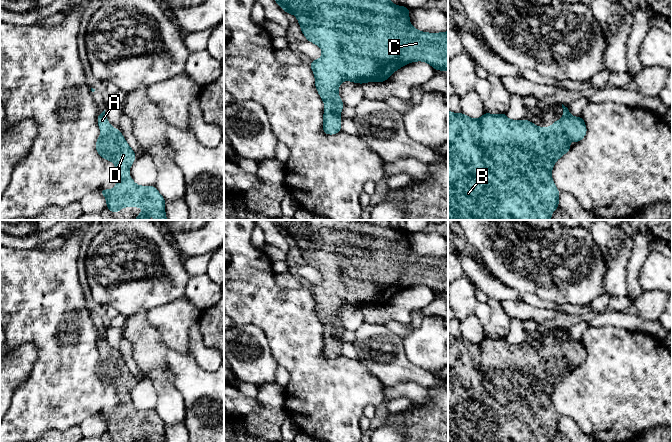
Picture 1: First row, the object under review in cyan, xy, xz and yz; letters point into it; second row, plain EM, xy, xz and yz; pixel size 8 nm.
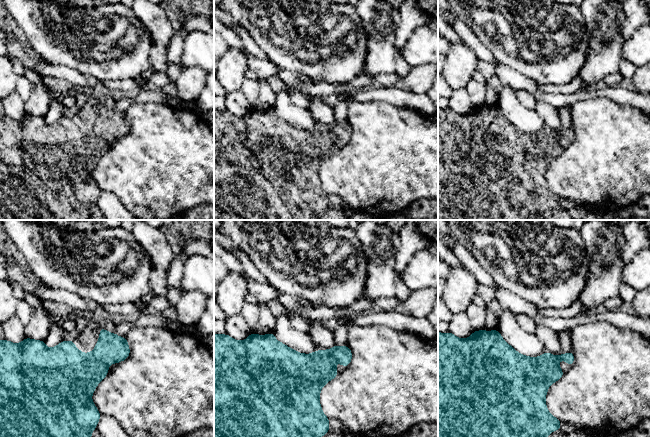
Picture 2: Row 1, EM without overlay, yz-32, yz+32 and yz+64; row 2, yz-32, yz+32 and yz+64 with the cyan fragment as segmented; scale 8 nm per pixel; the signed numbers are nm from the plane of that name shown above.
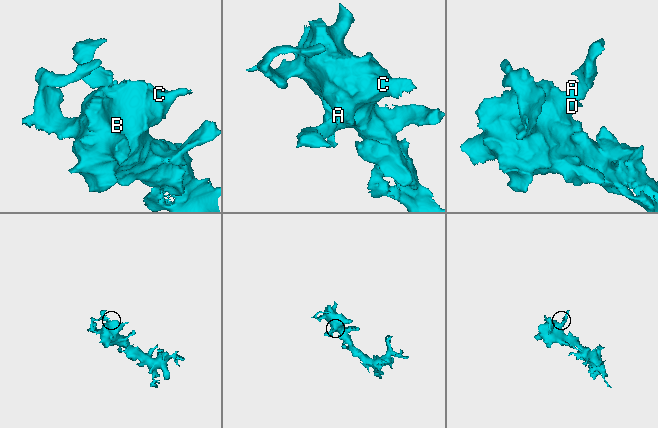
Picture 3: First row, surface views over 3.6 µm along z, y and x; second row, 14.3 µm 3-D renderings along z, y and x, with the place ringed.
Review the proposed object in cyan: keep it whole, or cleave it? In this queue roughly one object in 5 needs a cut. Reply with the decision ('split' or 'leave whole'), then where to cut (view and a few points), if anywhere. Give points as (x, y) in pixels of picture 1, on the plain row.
leave whole; no cut

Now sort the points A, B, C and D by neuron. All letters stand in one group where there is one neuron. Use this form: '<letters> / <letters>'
A B C D

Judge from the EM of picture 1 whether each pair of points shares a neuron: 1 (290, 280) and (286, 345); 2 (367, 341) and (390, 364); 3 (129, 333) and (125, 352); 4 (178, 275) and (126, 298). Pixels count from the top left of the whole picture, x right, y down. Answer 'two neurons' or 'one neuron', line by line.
1: two neurons
2: one neuron
3: two neurons
4: one neuron

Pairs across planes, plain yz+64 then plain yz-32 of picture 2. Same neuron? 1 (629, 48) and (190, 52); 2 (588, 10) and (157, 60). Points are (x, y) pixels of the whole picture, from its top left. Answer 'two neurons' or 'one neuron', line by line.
1: one neuron
2: one neuron

